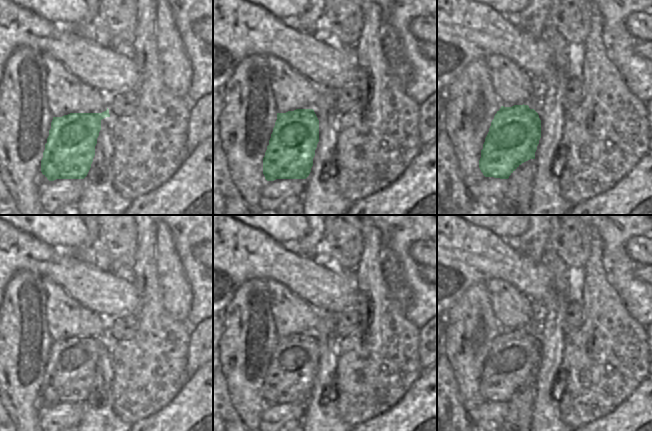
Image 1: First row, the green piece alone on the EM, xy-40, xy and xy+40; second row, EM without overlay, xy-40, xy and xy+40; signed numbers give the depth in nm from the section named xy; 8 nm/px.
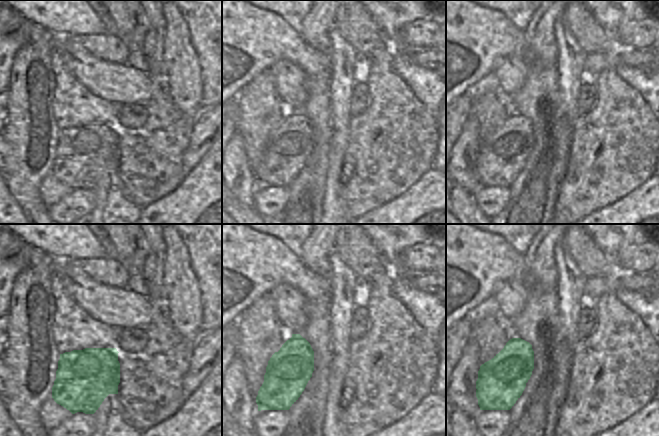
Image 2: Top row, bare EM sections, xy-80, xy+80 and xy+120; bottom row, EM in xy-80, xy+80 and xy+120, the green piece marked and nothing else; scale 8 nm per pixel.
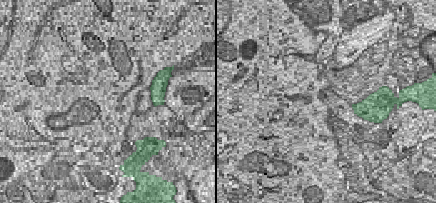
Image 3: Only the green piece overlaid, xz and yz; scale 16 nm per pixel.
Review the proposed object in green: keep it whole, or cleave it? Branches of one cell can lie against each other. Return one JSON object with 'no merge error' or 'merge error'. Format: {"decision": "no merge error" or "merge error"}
{"decision": "merge error"}

